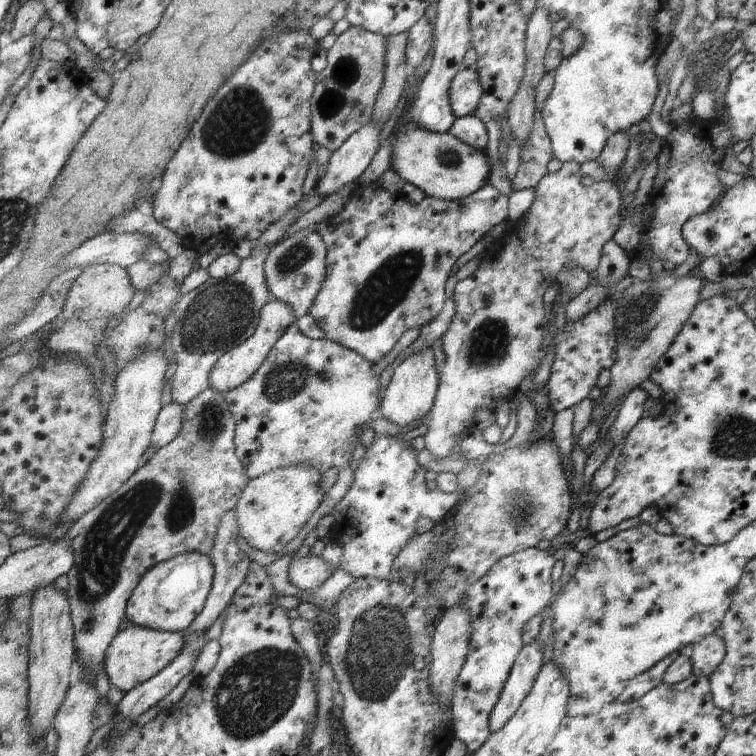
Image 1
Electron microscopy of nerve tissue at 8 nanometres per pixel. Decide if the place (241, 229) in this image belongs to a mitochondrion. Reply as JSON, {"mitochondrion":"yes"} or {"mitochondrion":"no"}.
{"mitochondrion":"no"}

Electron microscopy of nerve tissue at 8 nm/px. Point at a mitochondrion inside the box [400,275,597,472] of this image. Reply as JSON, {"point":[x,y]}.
{"point":[486,345]}

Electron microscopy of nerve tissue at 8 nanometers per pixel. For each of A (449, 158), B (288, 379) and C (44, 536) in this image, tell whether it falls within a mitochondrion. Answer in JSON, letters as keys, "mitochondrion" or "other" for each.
{"A":"mitochondrion","B":"mitochondrion","C":"other"}

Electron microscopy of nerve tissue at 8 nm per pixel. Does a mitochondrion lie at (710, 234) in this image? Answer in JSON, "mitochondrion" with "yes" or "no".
{"mitochondrion":"yes"}

